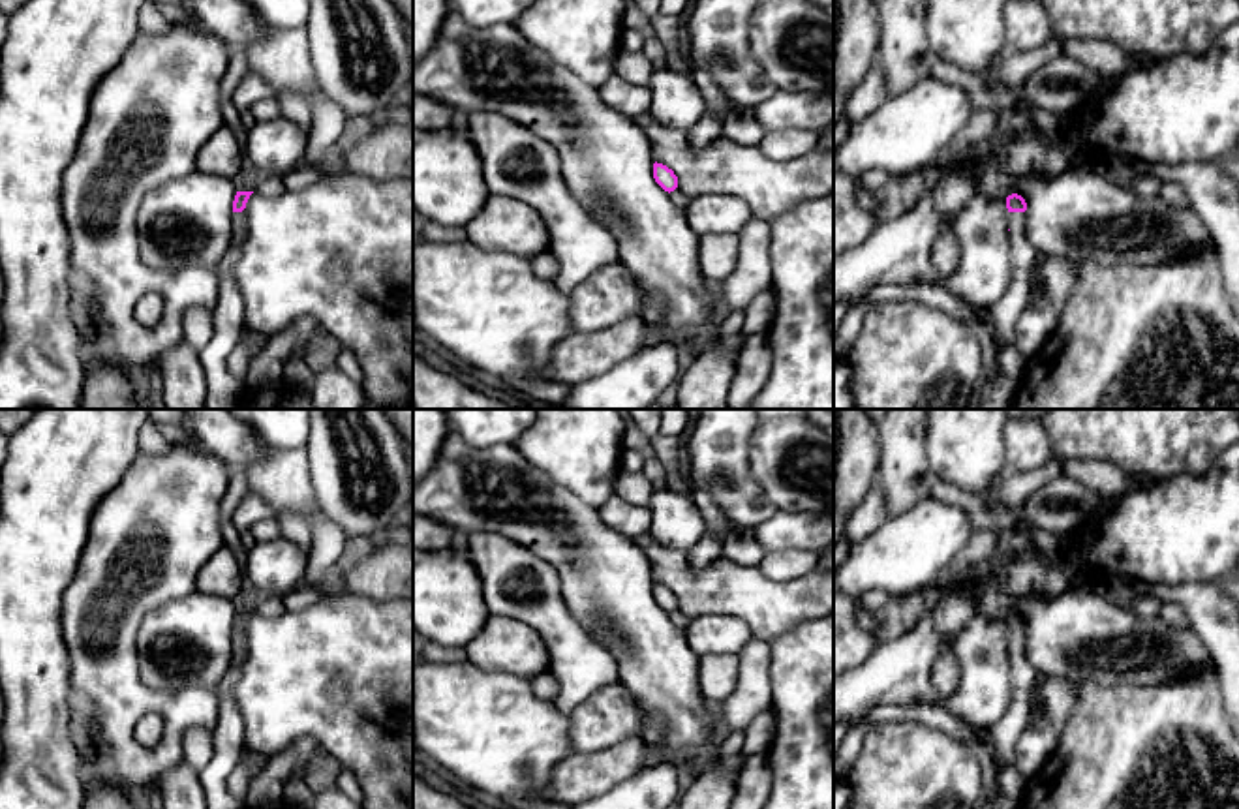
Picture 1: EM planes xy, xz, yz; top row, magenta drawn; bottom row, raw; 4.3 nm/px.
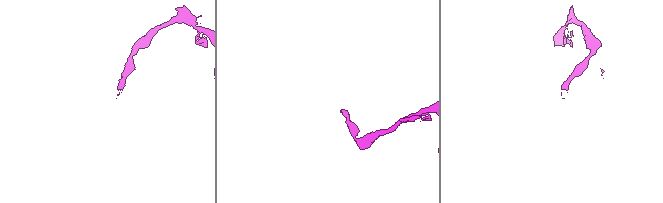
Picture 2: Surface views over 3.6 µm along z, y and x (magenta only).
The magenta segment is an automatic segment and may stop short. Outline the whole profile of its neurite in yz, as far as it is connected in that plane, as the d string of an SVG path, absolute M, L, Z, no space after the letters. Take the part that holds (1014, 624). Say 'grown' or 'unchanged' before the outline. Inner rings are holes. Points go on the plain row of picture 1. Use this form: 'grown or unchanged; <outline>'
grown; M1012 614L1006 618L1008 648L1010 648L1010 674L1014 681L1014 698L1008 713L989 728L997 762L1014 768L1016 766L1016 741L1029 723L1031 691L1036 681L1036 672L1031 668L1025 655L1025 631L1027 623L1021 616Z

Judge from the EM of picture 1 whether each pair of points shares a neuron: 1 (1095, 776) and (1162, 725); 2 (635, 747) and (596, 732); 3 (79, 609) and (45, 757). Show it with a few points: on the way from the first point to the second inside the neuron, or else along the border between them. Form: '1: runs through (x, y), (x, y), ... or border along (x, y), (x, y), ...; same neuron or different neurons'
1: runs through (1112, 776), (1146, 742); same neuron
2: border along (639, 736), (590, 753), (577, 753); different neurons
3: border along (61, 610), (68, 687), (74, 697); different neurons

